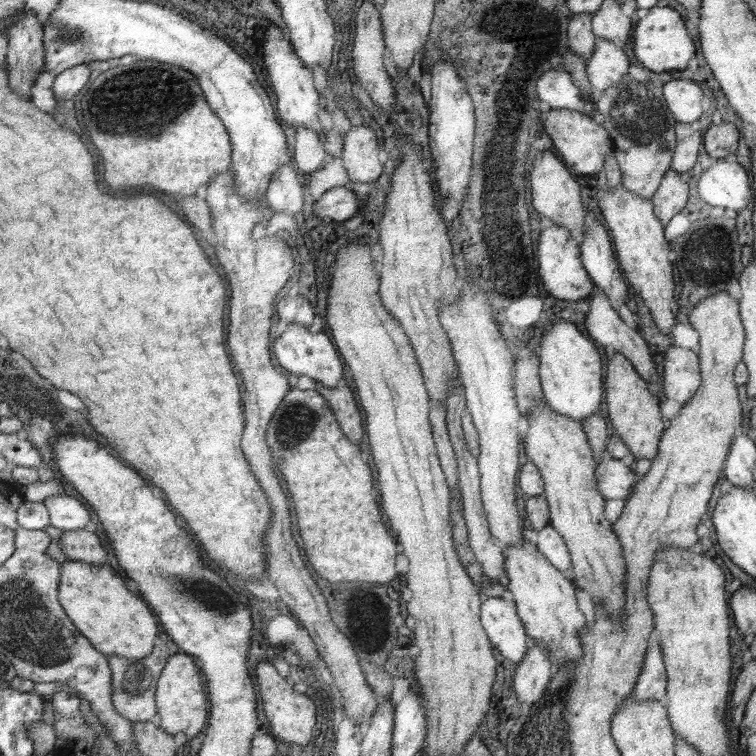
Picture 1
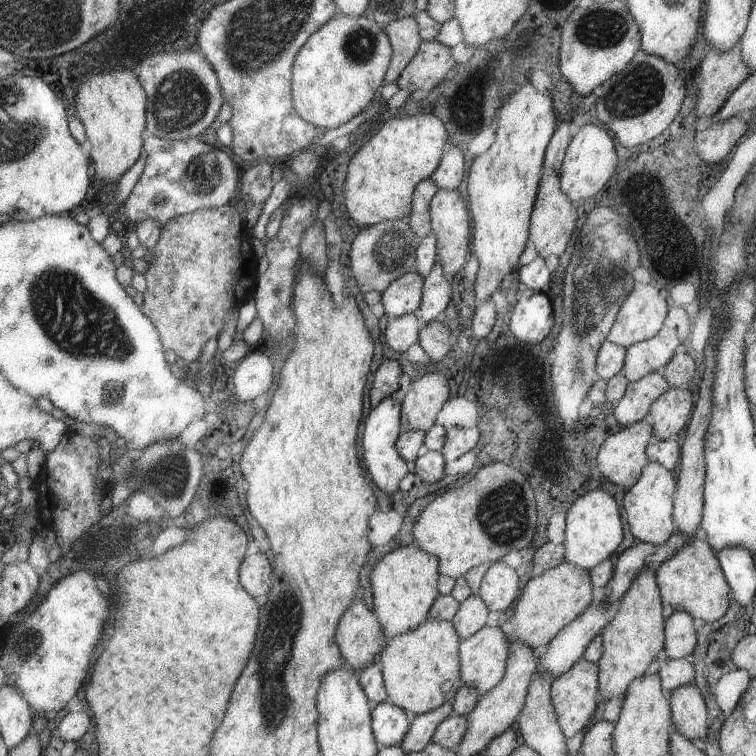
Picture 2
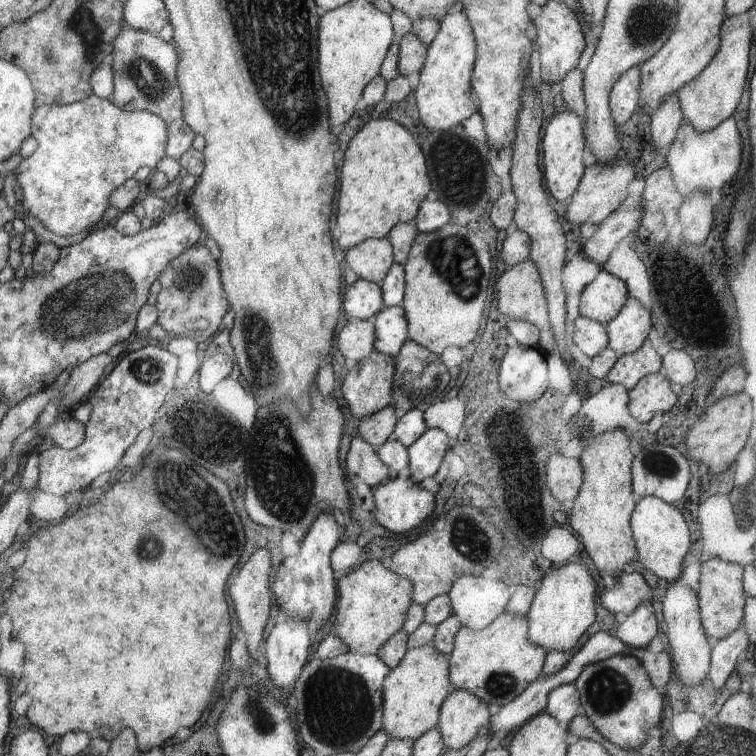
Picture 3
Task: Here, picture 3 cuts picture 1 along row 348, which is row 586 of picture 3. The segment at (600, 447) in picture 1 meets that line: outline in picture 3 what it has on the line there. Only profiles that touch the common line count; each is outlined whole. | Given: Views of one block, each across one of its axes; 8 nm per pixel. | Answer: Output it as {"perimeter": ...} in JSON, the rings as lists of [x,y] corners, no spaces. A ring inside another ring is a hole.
{"perimeter":[[[569,562],[561,568],[555,568],[547,572],[547,578],[543,586],[539,588],[533,608],[529,612],[529,640],[537,646],[543,646],[547,652],[547,664],[543,668],[543,676],[555,674],[565,664],[565,654],[569,652],[577,640],[583,636],[583,632],[591,626],[595,620],[595,600],[597,600],[597,586],[587,572],[585,566]]]}

